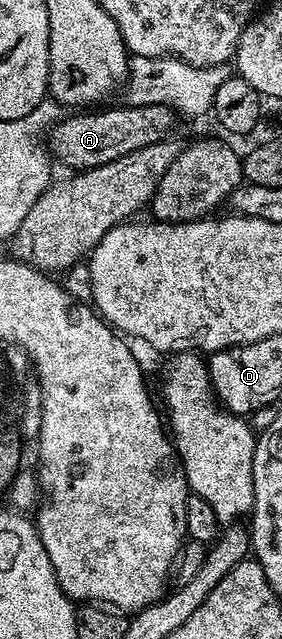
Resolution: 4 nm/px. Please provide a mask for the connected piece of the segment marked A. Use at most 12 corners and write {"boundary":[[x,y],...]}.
{"boundary":[[167,105],[73,113],[48,132],[74,172],[174,134]]}

